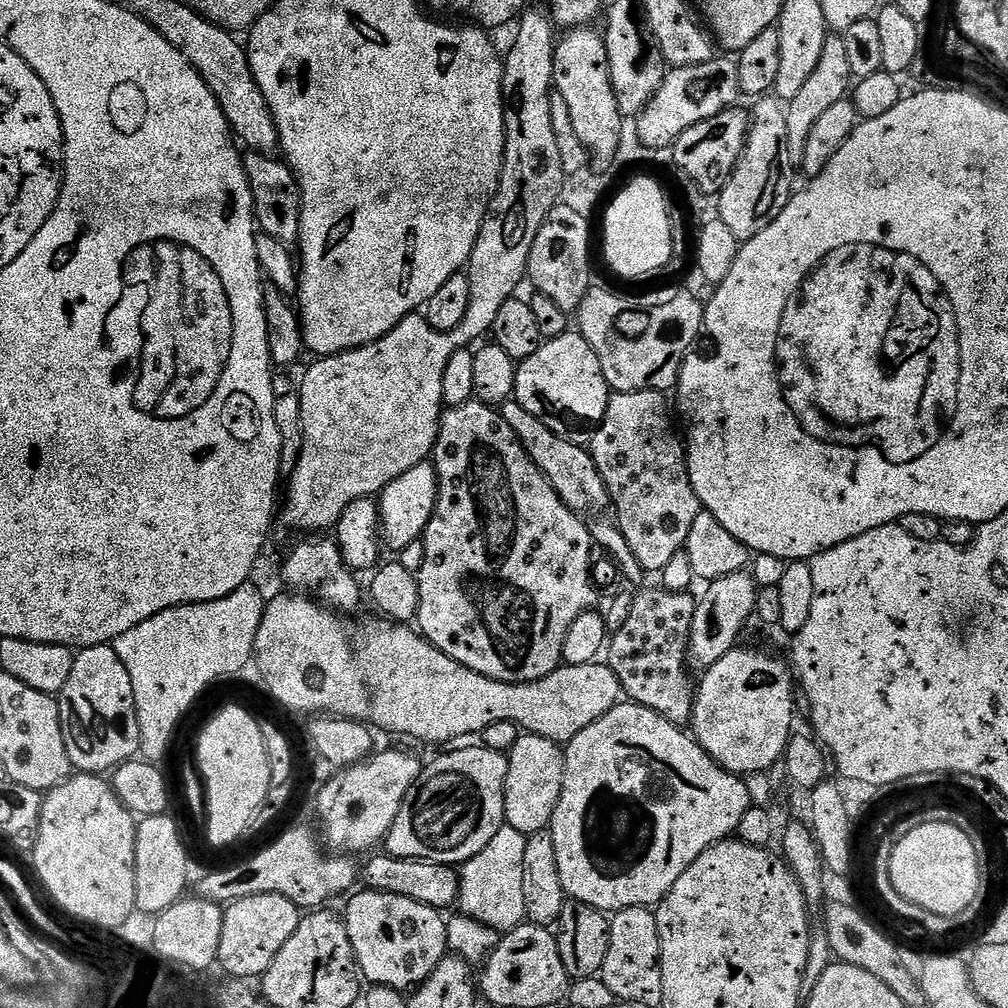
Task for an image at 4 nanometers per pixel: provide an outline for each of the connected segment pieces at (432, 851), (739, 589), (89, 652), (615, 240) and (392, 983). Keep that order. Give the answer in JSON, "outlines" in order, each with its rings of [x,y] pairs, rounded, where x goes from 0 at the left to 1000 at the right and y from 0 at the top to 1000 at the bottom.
{"outlines":[[[[465,740],[463,742],[449,741],[448,746],[444,746],[441,750],[437,750],[434,754],[429,754],[420,759],[417,764],[417,771],[405,781],[403,792],[399,796],[399,800],[395,804],[395,812],[391,812],[391,819],[387,819],[383,830],[384,848],[394,849],[395,851],[403,851],[404,853],[426,853],[432,857],[446,857],[449,859],[459,859],[464,853],[470,851],[471,848],[485,838],[486,833],[490,831],[494,823],[502,817],[500,813],[500,777],[502,776],[502,768],[504,767],[504,751],[499,746],[491,746],[479,740]]],[[[739,565],[720,569],[720,573],[712,573],[701,580],[698,592],[693,592],[688,605],[688,617],[685,617],[683,630],[683,655],[691,663],[691,668],[701,667],[708,657],[720,653],[726,643],[731,642],[734,630],[747,614],[750,606],[750,578],[745,566]]],[[[111,639],[78,644],[65,681],[58,688],[65,748],[79,768],[107,768],[139,745],[137,708],[129,669]]],[[[643,175],[627,179],[599,210],[599,258],[619,278],[635,278],[668,261],[665,240],[665,199],[659,187]]],[[[368,883],[355,885],[339,908],[358,969],[366,977],[378,980],[409,982],[420,976],[445,943],[441,910],[434,902],[402,889]]]]}

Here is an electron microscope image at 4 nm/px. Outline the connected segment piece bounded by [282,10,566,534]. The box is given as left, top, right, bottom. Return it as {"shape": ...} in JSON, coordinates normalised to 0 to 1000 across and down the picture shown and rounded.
{"shape":[[[521,11],[515,17],[514,23],[511,25],[511,28],[513,27],[512,37],[508,40],[508,49],[505,50],[504,56],[502,52],[502,55],[499,57],[500,164],[498,165],[498,177],[494,181],[494,188],[490,192],[490,196],[484,205],[482,216],[478,220],[478,228],[474,232],[474,240],[470,244],[468,254],[464,258],[462,273],[466,280],[466,304],[462,304],[462,313],[459,313],[458,319],[454,319],[454,323],[450,323],[448,329],[439,329],[438,327],[431,327],[425,322],[421,318],[420,313],[410,312],[404,313],[403,315],[399,315],[399,319],[395,319],[395,323],[391,323],[391,327],[387,327],[387,331],[375,335],[375,339],[367,339],[363,343],[352,345],[346,349],[336,349],[330,353],[319,353],[311,356],[312,359],[307,363],[306,370],[302,373],[302,378],[297,378],[296,388],[298,398],[300,399],[300,431],[302,432],[302,438],[300,438],[300,448],[296,454],[296,458],[284,476],[284,484],[286,480],[286,493],[283,496],[281,493],[280,496],[280,512],[282,508],[283,522],[286,524],[295,524],[298,530],[321,530],[326,526],[332,525],[333,519],[339,514],[339,510],[343,506],[343,502],[347,502],[347,498],[372,493],[374,490],[380,488],[383,482],[387,482],[387,478],[391,478],[391,474],[399,474],[399,470],[403,470],[403,466],[407,466],[407,462],[420,460],[428,453],[429,443],[433,440],[433,436],[437,430],[438,406],[441,404],[440,396],[438,395],[438,374],[442,372],[442,363],[446,359],[447,353],[454,347],[479,338],[487,330],[490,318],[494,316],[494,311],[497,310],[498,304],[502,304],[502,300],[509,297],[515,291],[512,289],[515,288],[516,281],[521,281],[524,272],[524,257],[526,256],[526,248],[530,244],[530,236],[534,236],[534,228],[538,224],[538,220],[542,220],[546,208],[551,206],[557,197],[556,189],[559,188],[560,182],[562,182],[562,176],[558,169],[558,153],[554,153],[554,137],[550,133],[550,121],[546,121],[546,97],[550,90],[548,85],[548,66],[550,65],[550,50],[552,49],[554,32],[547,19],[541,13],[539,16],[536,12],[528,11]]]}

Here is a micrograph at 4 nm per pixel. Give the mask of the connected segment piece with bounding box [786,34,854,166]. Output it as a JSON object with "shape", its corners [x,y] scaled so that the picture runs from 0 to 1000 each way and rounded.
{"shape":[[[822,35],[819,46],[815,46],[815,58],[812,58],[812,65],[808,65],[808,73],[804,73],[804,81],[800,81],[800,85],[796,85],[796,90],[780,103],[780,137],[787,164],[793,165],[800,153],[800,141],[804,138],[804,129],[808,129],[808,124],[815,118],[817,111],[821,111],[830,101],[839,98],[846,83],[847,76],[843,69],[836,35]]]}

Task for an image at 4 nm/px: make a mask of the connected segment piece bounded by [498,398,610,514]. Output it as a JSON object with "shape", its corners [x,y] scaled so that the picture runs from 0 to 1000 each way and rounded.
{"shape":[[[510,395],[495,402],[496,414],[510,427],[514,438],[522,446],[522,450],[534,462],[534,466],[546,478],[546,482],[558,494],[564,506],[572,510],[580,510],[586,504],[603,504],[603,483],[597,478],[597,470],[587,456],[587,449],[582,443],[570,440],[570,436],[550,431],[542,419],[530,415],[526,407],[519,405]]]}

